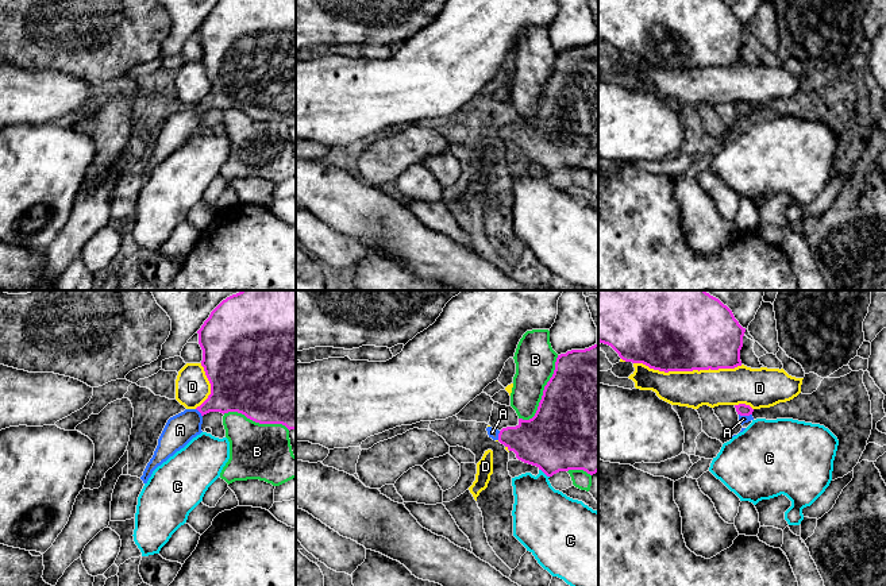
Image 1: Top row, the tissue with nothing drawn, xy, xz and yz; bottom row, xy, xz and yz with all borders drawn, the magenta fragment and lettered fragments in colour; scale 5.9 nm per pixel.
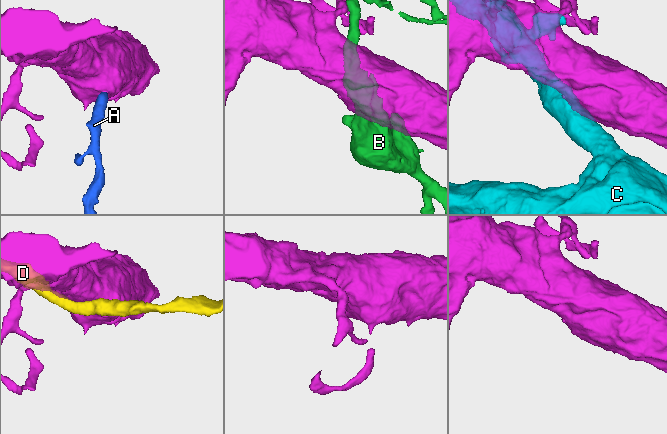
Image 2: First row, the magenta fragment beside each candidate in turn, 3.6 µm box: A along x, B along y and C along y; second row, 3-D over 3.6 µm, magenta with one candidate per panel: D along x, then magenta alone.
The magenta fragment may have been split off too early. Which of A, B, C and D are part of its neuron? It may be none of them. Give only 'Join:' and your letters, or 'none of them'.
Join: A

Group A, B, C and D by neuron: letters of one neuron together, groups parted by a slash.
A / B / C / D

